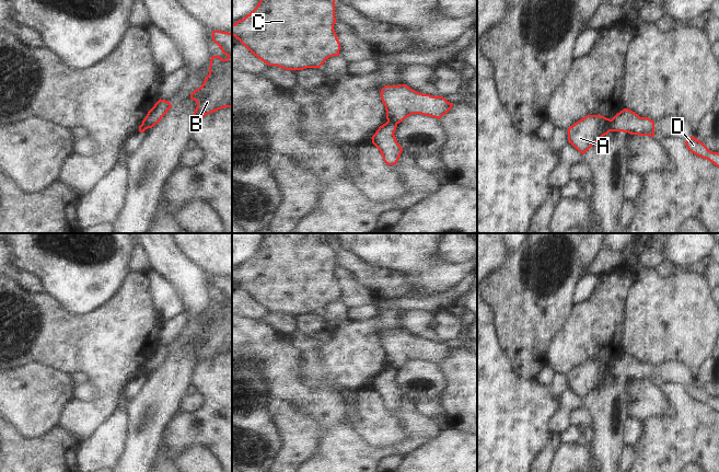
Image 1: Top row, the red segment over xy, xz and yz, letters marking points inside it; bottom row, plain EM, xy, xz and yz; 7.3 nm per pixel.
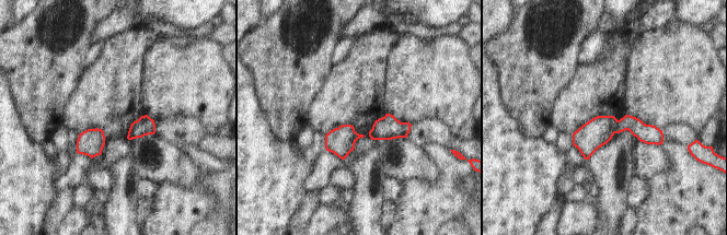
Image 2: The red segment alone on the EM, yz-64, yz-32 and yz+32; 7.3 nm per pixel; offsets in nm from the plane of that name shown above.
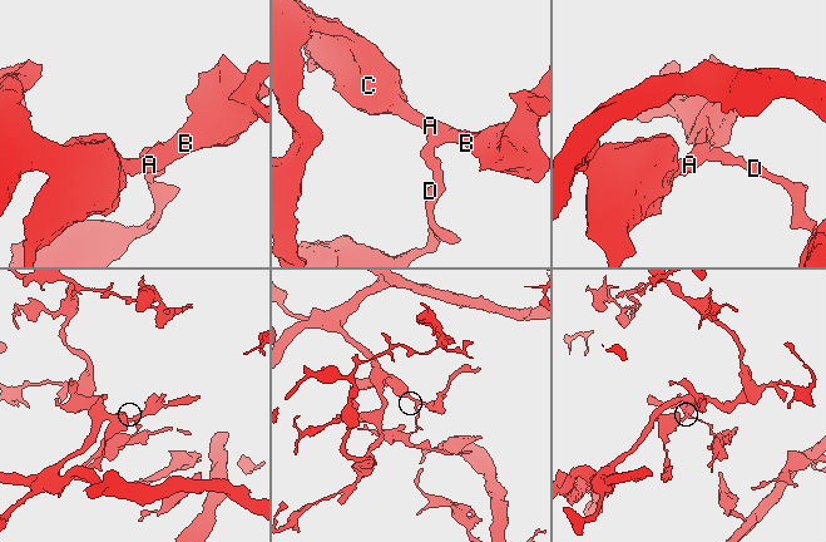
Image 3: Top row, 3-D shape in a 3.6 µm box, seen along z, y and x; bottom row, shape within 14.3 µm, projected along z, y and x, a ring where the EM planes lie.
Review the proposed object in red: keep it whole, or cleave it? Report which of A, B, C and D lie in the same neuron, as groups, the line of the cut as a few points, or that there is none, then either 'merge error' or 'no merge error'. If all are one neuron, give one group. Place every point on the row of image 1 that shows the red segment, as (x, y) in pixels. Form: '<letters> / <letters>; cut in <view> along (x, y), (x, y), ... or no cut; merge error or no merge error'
A B C / D; cut in yz along (612, 119), (609, 130); merge error

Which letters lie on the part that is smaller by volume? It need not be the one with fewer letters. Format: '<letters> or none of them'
D.

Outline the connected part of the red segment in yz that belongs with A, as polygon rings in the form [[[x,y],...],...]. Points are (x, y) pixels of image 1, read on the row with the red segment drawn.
[[[587,115],[568,128],[569,143],[584,154],[610,133],[611,120],[602,115]]]

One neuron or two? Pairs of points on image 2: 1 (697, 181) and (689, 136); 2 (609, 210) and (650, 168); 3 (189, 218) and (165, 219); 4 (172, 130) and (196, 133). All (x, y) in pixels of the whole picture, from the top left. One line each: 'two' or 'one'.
1: two
2: two
3: one
4: one

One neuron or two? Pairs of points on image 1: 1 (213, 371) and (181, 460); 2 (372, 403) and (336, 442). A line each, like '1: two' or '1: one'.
1: two
2: two

